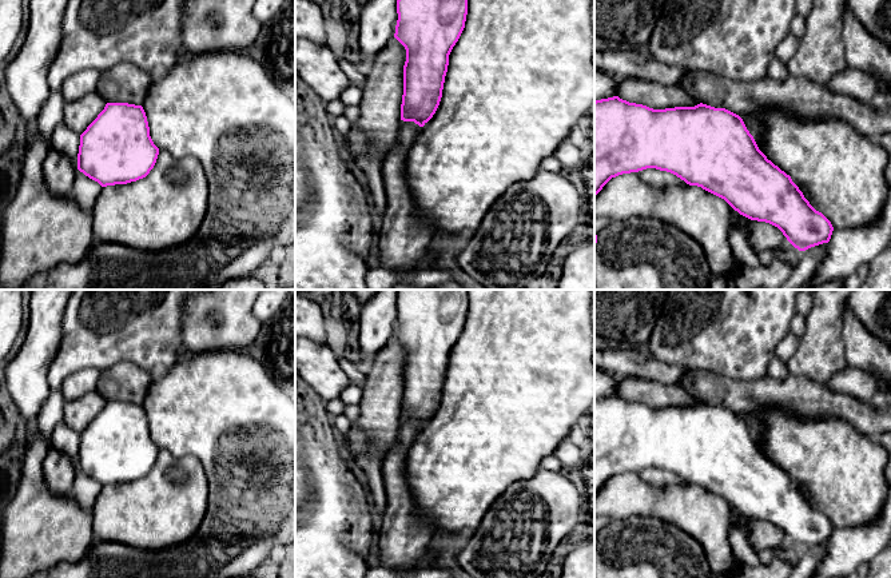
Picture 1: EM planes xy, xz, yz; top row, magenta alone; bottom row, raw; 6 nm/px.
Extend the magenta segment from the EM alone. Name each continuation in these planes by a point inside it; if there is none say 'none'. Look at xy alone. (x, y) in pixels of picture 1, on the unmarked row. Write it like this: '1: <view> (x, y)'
none

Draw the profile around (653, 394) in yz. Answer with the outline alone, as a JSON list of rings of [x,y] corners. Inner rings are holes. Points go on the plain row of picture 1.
[[[617,378],[617,382],[617,395],[620,398],[653,408],[695,406],[700,403],[685,388],[676,384],[661,384],[639,378]]]

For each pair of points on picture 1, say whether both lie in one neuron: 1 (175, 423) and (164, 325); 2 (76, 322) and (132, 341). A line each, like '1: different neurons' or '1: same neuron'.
1: different neurons
2: same neuron

